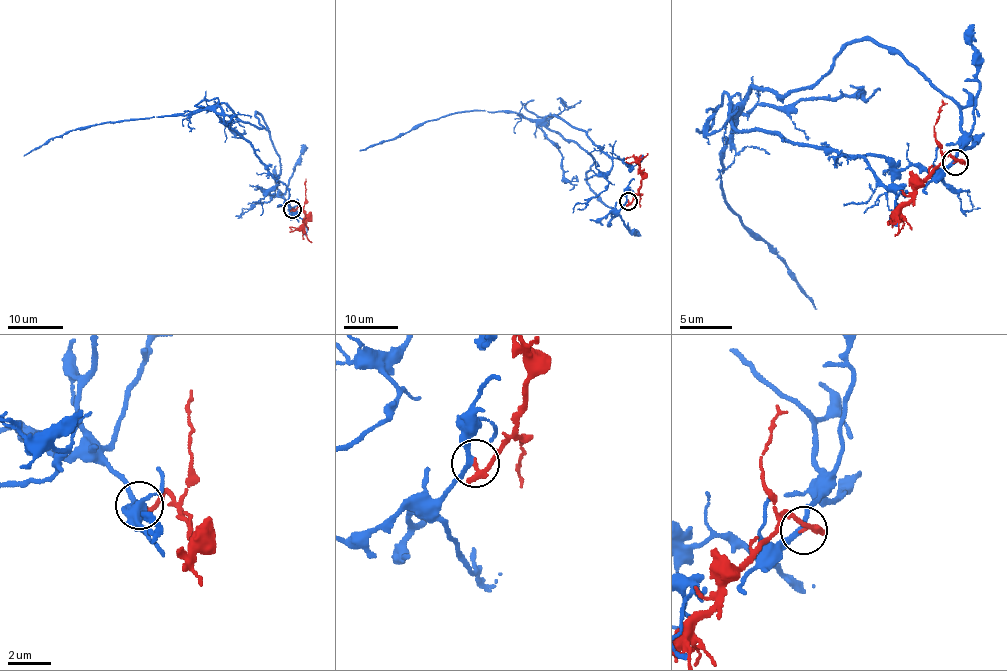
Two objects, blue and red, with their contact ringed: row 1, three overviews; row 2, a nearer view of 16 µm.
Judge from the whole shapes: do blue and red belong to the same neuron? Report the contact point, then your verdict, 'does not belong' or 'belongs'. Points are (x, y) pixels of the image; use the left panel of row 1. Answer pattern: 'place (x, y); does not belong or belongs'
place (292, 209); does not belong

